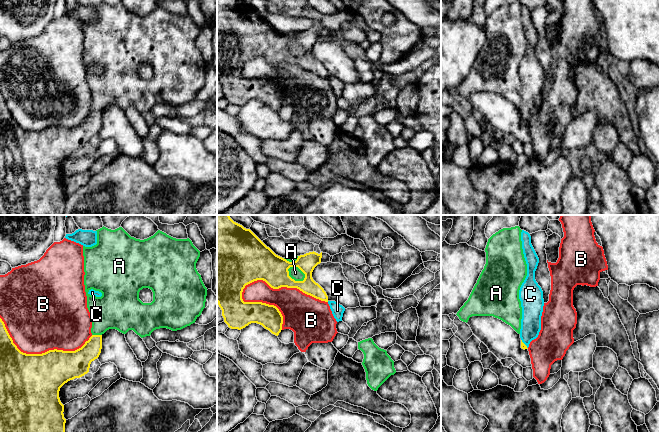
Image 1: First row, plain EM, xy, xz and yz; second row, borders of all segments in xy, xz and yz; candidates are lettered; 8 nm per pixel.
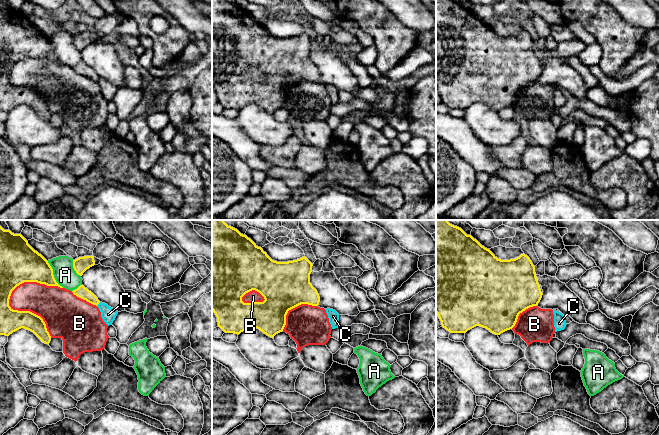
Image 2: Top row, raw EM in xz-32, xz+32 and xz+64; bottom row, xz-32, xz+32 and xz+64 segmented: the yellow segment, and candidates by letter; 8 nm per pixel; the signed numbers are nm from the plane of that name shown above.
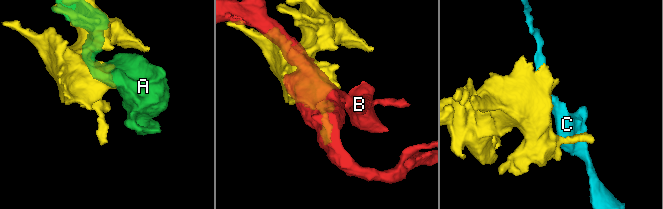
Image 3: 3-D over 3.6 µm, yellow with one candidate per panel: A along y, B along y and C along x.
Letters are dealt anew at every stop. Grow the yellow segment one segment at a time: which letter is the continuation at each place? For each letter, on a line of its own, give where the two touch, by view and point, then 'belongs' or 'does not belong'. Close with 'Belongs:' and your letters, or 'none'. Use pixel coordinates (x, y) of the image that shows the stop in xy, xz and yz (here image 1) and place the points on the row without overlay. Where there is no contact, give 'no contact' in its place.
A: xz (293, 55) | does not belong
B: xz (283, 62) | does not belong
C: yz (524, 120) | does not belong
Belongs: none

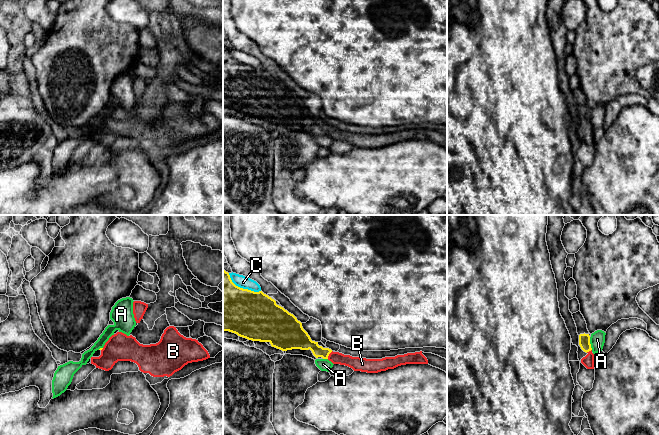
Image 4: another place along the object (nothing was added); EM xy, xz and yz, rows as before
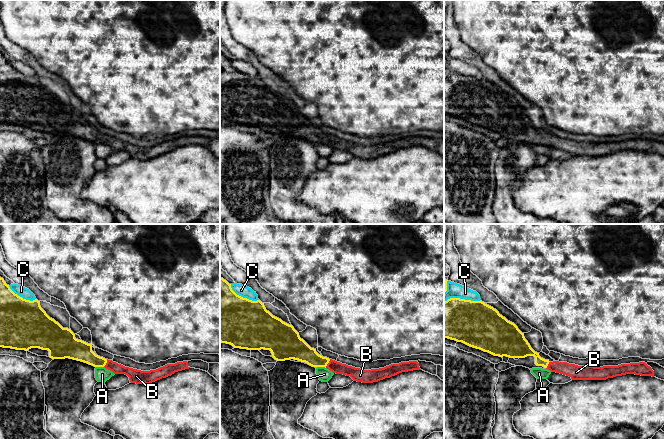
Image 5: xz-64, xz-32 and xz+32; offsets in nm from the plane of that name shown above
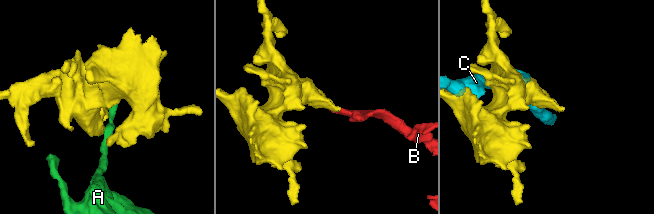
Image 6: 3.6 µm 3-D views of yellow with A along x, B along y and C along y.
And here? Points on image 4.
A: yz (589, 119) | does not belong
B: xz (328, 131) | belongs
C: xz (242, 64) | does not belong
Belongs: B

